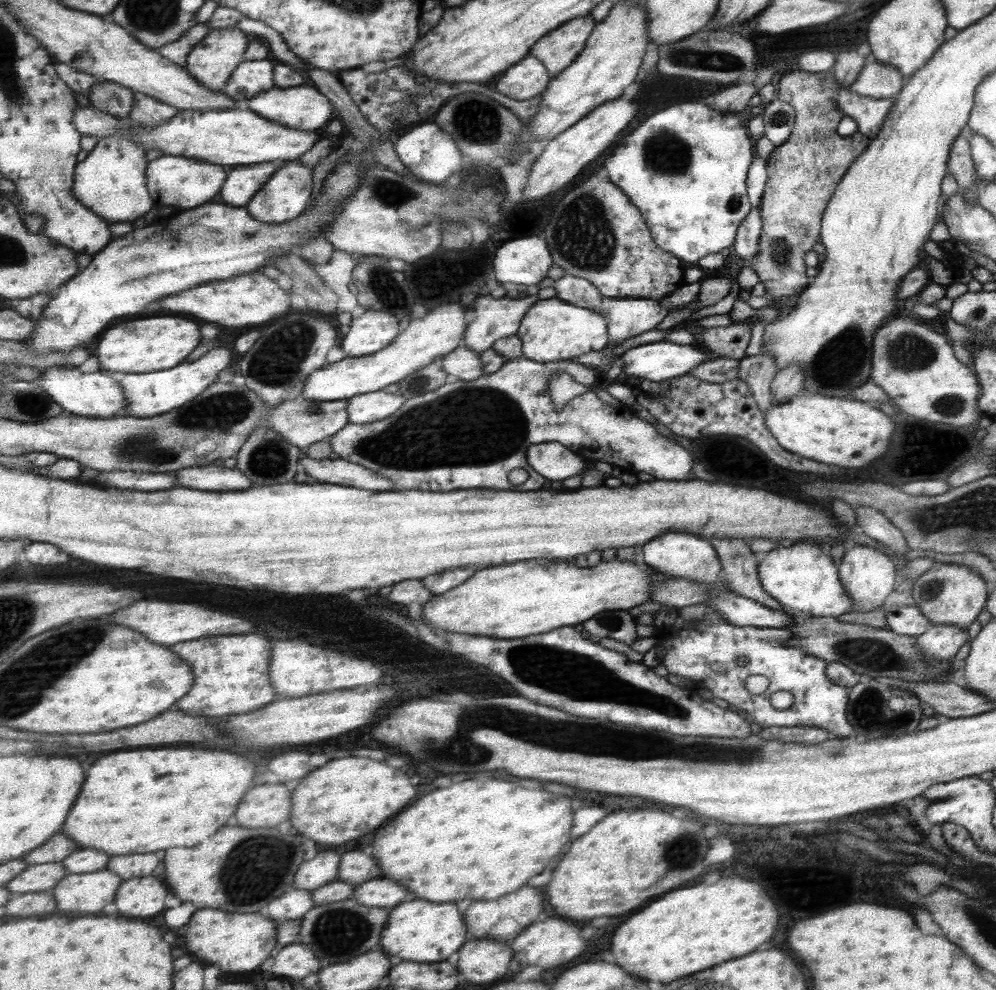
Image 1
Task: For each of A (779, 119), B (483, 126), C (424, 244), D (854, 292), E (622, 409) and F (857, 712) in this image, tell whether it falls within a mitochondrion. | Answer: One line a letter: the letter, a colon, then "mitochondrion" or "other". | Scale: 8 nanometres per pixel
A: other
B: mitochondrion
C: other
D: other
E: other
F: mitochondrion

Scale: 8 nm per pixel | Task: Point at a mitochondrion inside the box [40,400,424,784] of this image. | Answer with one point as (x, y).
(269, 457)

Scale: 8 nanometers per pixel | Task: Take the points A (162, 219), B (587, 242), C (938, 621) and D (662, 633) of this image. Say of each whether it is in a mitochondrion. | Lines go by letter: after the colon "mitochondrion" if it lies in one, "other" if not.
A: other
B: mitochondrion
C: other
D: other

